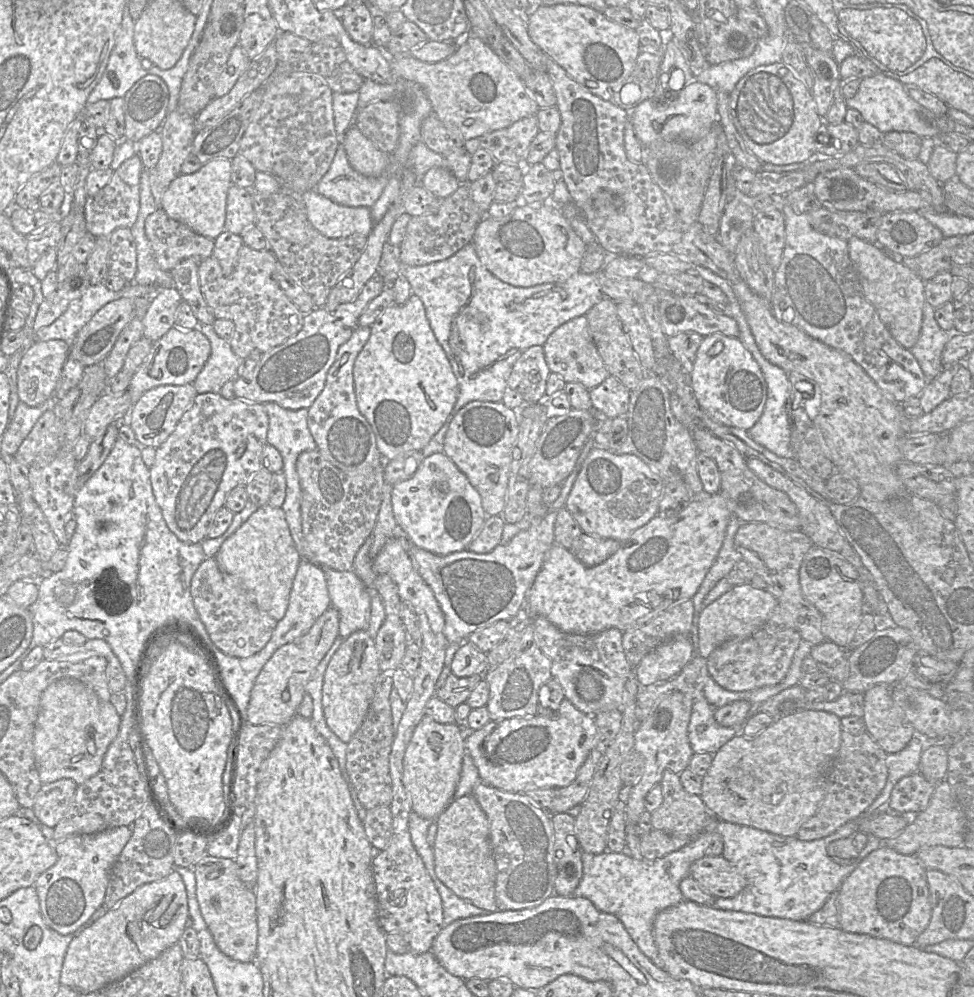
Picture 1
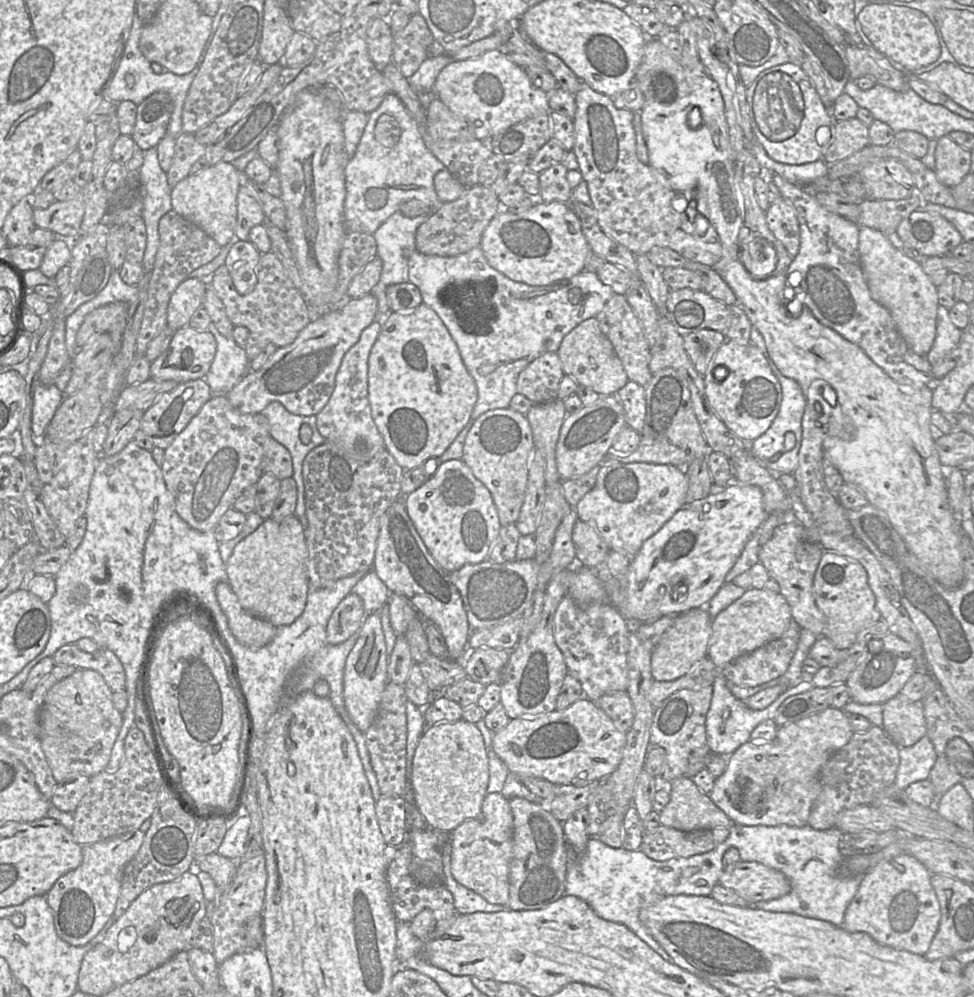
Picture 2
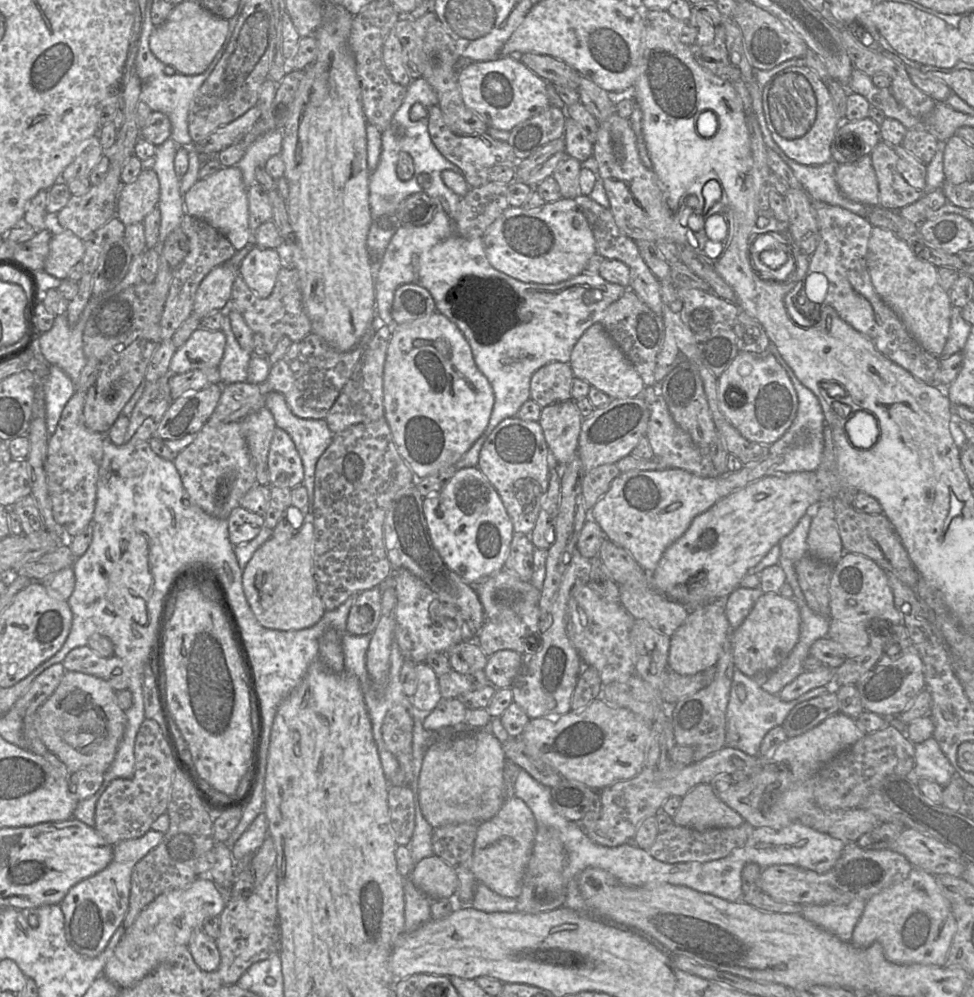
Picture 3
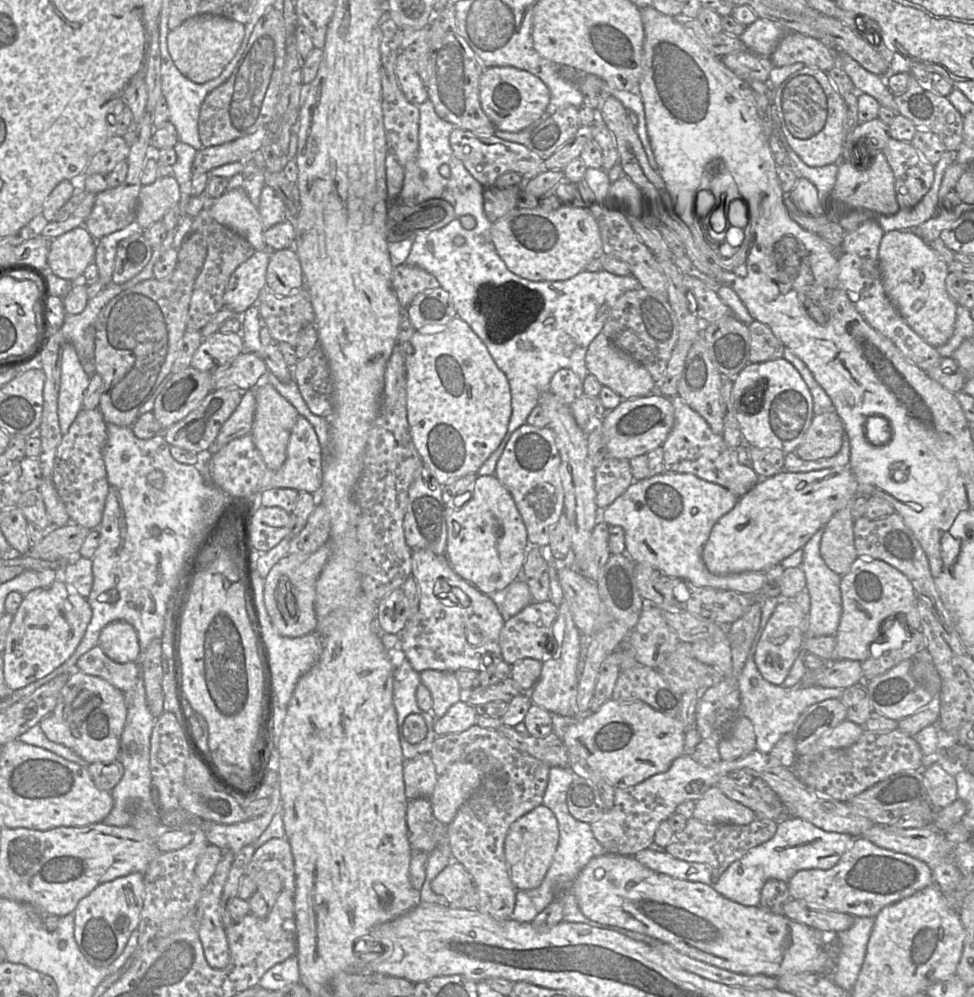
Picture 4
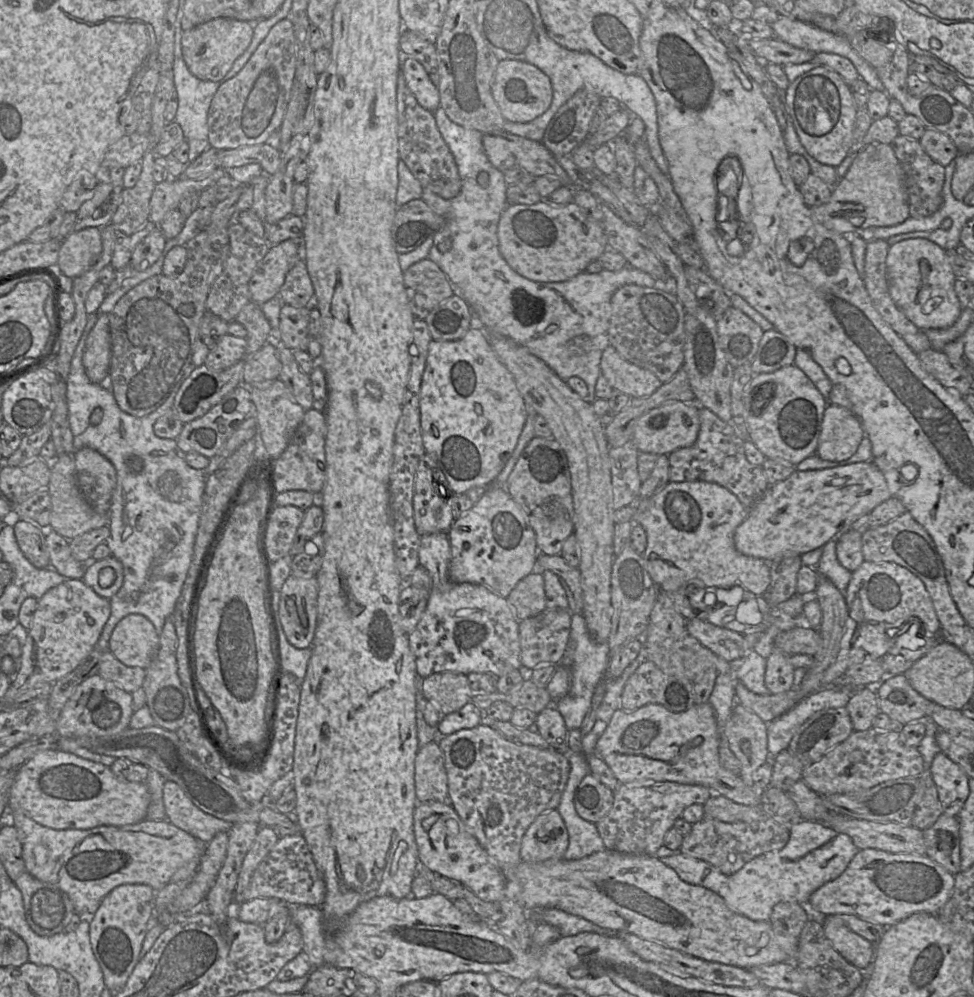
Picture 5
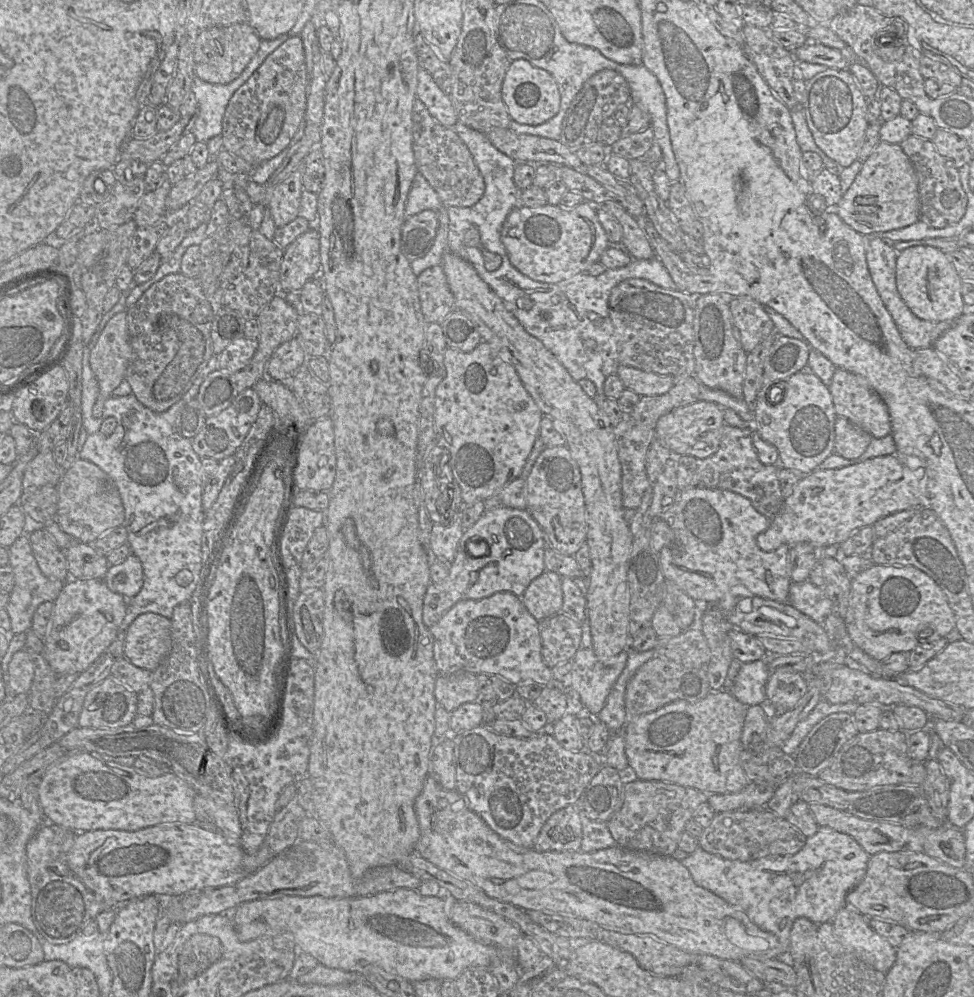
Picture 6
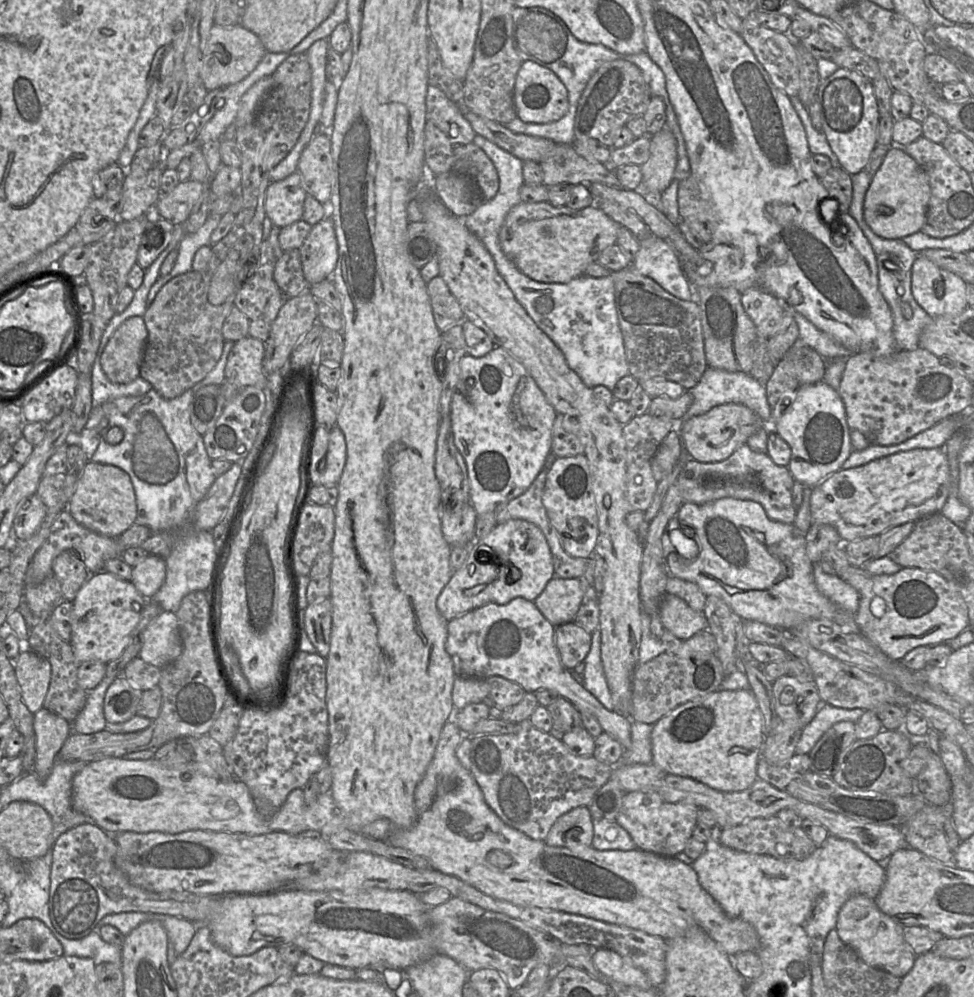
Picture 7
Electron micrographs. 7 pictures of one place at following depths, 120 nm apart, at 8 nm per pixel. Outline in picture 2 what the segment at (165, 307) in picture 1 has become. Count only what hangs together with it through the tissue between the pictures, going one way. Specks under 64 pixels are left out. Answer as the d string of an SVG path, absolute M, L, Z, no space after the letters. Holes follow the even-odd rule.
M187 278L172 294L167 311L167 328L176 331L188 326L196 310L202 307L208 289L205 280Z

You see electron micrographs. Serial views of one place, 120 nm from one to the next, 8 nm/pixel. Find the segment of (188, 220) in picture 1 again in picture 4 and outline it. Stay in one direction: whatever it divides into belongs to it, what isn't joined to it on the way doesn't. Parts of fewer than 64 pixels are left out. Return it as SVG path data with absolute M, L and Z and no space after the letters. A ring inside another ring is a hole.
M244 189L227 190L221 197L211 199L208 210L218 223L244 237L256 251L267 249L259 211Z

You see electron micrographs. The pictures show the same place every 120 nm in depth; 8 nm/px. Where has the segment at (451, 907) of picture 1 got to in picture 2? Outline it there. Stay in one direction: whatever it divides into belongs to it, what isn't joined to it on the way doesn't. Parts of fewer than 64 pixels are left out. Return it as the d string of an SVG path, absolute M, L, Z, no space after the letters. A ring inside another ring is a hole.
M452 876L442 877L441 883L453 896L456 914L495 913L507 909L506 906L489 903L481 895L459 884Z

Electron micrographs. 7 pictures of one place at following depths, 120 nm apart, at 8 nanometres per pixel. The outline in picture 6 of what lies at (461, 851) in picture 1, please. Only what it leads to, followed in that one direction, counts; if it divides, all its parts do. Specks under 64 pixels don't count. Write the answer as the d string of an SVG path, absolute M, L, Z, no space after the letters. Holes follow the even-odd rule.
M575 806L552 814L533 845L538 852L576 852L582 841L582 824Z

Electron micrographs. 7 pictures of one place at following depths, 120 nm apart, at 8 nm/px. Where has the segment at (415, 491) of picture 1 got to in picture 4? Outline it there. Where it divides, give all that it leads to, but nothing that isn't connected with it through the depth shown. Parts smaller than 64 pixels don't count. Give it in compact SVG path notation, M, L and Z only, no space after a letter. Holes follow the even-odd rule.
M494 475L477 476L469 501L458 510L445 509L447 526L446 556L455 573L484 594L502 591L521 577L529 543L523 519L510 493Z

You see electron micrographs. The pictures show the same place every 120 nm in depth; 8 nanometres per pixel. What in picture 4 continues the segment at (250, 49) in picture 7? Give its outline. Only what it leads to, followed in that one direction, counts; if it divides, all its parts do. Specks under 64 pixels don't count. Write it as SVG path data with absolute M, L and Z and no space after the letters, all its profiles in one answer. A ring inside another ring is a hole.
M202 14L170 30L167 47L174 64L185 77L195 83L206 83L222 73L239 50L244 35L244 24L223 16Z

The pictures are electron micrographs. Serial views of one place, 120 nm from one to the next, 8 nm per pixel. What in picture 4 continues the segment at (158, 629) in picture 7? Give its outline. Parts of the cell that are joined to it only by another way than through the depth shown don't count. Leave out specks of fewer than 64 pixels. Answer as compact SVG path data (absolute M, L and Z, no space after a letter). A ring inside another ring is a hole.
M123 620L113 621L101 630L98 646L117 663L137 662L141 654L135 628Z

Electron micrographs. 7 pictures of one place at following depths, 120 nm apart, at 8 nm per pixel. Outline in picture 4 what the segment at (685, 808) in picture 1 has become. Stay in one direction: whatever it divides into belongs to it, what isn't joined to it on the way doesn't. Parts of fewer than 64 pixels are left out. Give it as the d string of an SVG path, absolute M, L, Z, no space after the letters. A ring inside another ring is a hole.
M717 786L696 801L693 812L693 818L705 824L747 825L756 817L754 811L729 799Z

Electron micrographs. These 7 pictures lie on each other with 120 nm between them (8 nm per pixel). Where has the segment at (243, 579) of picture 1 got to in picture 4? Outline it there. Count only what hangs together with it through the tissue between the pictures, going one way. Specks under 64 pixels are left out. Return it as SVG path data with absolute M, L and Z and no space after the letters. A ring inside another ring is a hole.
M329 541L316 552L305 556L287 555L270 570L264 584L264 604L274 627L286 637L301 637L316 631L317 616L315 612L316 581L331 555Z

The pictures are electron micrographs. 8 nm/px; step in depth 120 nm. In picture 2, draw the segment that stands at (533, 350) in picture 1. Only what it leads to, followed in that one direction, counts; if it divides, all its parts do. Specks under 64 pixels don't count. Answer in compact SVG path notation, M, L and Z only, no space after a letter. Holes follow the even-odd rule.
M546 352L520 372L516 382L517 392L533 404L556 400L564 376L557 353Z

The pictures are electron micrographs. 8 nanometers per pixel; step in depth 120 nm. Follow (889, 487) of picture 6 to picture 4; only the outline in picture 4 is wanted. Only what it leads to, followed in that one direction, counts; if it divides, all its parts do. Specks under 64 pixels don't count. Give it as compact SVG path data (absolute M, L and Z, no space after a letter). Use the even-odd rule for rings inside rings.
M848 466L798 473L782 471L762 479L738 499L730 512L715 523L703 547L702 559L711 573L719 575L764 571L802 549L811 537L823 528L837 511L850 504L856 495L858 485Z

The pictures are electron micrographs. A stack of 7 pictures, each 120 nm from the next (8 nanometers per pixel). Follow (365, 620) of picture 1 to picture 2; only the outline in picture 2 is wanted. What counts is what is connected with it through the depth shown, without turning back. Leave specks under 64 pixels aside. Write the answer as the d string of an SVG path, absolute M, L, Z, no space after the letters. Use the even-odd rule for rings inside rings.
M373 570L355 584L351 593L362 598L366 616L379 613L381 607L389 602L391 594L386 584Z

